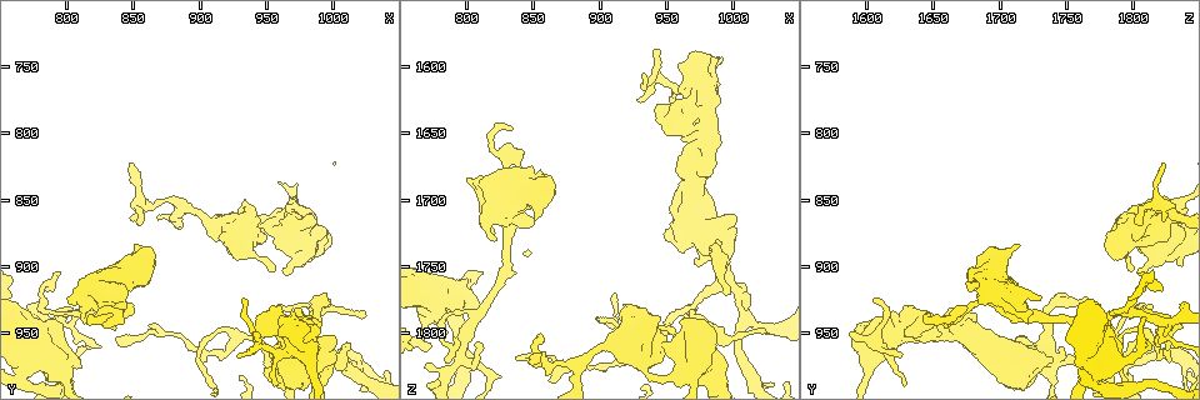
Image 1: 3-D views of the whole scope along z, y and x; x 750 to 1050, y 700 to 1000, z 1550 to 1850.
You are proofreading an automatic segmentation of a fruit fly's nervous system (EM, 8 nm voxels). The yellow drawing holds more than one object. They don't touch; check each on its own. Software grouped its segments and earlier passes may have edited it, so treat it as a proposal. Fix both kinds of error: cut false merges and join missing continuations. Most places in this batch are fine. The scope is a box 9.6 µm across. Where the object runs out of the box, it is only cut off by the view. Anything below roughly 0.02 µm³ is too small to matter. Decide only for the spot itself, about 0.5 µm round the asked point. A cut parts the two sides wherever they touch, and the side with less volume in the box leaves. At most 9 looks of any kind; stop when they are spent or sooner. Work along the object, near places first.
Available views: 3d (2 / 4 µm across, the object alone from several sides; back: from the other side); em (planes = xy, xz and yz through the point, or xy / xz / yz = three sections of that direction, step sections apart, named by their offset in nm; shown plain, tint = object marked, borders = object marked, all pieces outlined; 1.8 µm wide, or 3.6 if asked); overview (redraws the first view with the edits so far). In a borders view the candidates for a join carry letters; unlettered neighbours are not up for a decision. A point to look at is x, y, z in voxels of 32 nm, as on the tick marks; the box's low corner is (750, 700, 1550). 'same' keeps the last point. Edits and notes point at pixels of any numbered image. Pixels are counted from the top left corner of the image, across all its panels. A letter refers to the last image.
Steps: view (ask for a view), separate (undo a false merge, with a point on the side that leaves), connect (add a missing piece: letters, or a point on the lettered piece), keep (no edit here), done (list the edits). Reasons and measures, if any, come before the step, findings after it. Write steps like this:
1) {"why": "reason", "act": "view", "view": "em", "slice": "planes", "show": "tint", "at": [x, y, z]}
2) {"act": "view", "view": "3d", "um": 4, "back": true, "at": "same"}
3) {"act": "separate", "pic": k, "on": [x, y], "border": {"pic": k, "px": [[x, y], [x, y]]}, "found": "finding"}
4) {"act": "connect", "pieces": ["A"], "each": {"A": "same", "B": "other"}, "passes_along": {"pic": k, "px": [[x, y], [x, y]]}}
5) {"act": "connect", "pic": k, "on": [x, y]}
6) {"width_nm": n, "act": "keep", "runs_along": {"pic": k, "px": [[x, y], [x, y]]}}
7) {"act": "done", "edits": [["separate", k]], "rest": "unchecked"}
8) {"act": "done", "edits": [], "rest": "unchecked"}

{"why": "sudden change in width", "act": "view", "view": "em", "slice": "planes", "show": "tint", "at": [982, 966, 1734]}

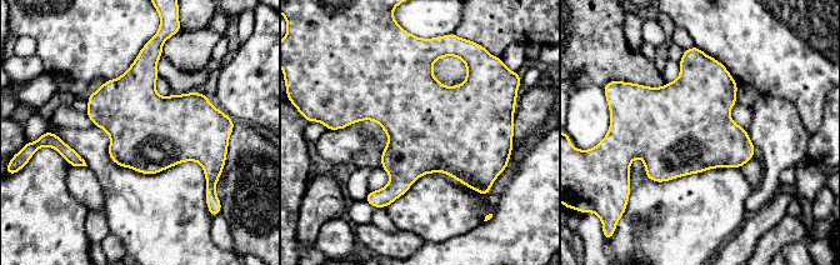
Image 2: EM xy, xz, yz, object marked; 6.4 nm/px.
{"act": "view", "view": "em", "slice": "planes", "show": "borders", "at": "same"}

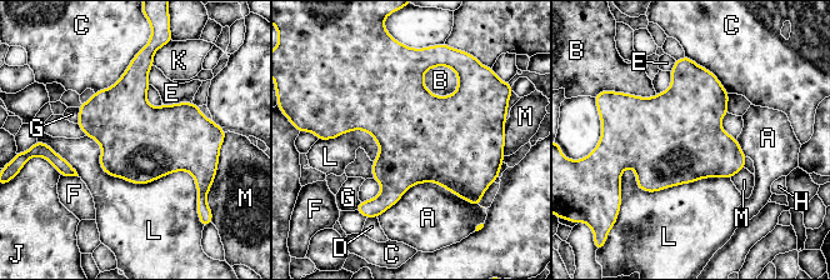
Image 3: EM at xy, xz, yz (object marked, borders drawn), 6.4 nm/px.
{"act": "keep", "each": {"A": "other", "B": "other", "C": "other", "D": "other", "E": "other", "F": "other", "G": "other", "H": "other", "J": "other", "K": "other", "L": "other", "M": "other"}, "border": {"pic": 3, "px": [[85, 135], [198, 196]]}, "found": "one cell here"}

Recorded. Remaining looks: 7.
{"why": "abrupt turn", "act": "view", "view": "em", "slice": "yz", "step": 4, "show": "tint", "at": [860, 856, 1824]}

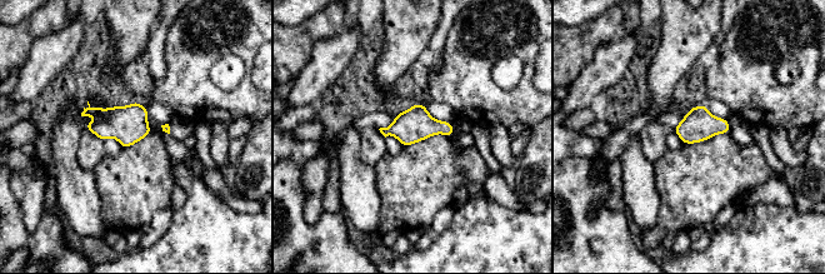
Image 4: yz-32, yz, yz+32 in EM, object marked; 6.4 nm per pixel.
{"act": "view", "view": "em", "slice": "planes", "show": "borders", "at": "same"}

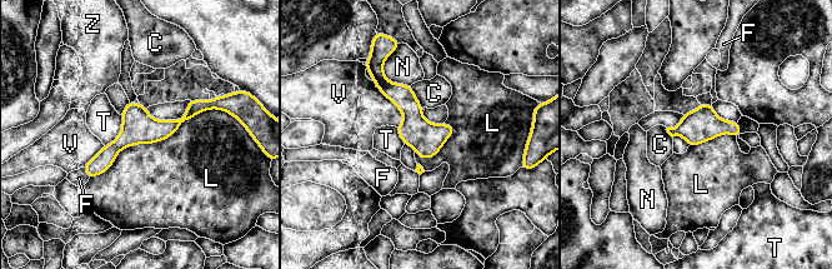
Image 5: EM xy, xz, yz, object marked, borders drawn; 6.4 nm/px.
{"width_nm": 220, "act": "keep", "each": {"C": "other", "F": "other", "L": "other", "N": "other", "T": "other", "V": "other", "Z": "other"}, "found": "one cell here"}

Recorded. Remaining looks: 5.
{"why": "a narrow waist", "act": "view", "view": "3d", "um": 4, "at": [842, 928, 1684]}

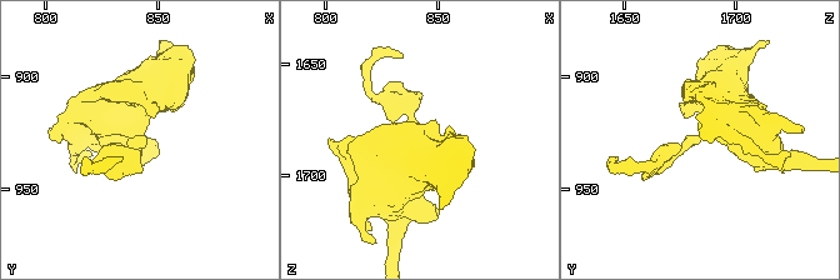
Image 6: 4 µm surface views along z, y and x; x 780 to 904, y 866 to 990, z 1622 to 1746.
{"arm_widths_nm": [240, 440], "why": "shape alone is not enough", "act": "view", "view": "em", "slice": "planes", "show": "borders", "at": [842, 926, 1683]}

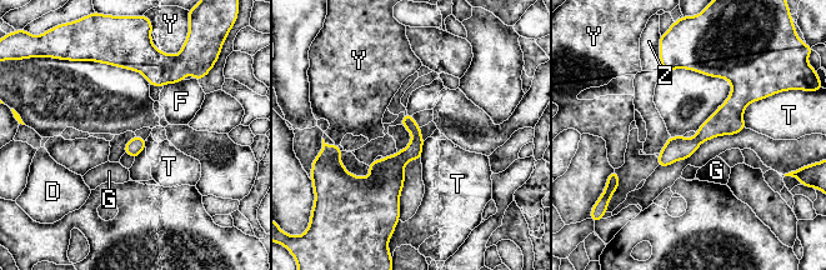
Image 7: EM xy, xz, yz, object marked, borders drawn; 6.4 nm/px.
{"width_nm": 110, "act": "keep", "each": {"D": "other", "F": "other", "G": "other", "T": "other", "Y": "other", "Z": "other"}, "border": {"pic": 7, "px": [[767, 96], [746, 106], [745, 128]]}, "found": "continuous, no second cell"}

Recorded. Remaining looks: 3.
{"why": "calibre changes", "act": "view", "view": "em", "um": 3.6, "slice": "xy", "step": 16, "show": "tint", "at": [786, 968, 1772]}

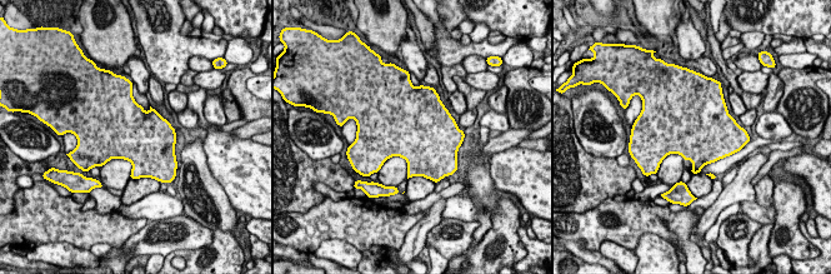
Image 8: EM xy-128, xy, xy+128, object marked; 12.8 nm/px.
{"why": "another direction", "act": "view", "view": "em", "um": 3.6, "slice": "planes", "show": "borders", "at": "same"}

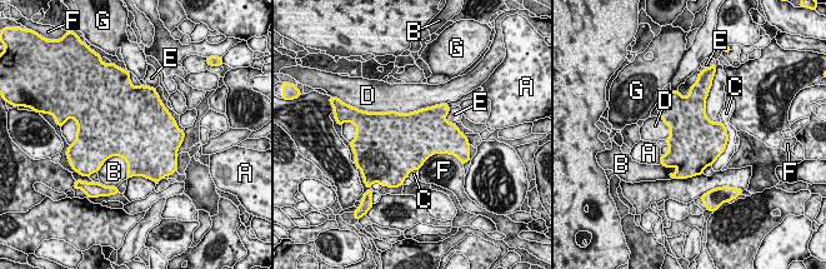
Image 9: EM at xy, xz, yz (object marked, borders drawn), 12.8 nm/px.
{"act": "keep", "each": {"A": "other", "B": "other", "C": "other", "D": "other", "E": "other", "F": "other", "G": "other"}, "found": "continuous, no second cell"}

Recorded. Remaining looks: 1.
{"act": "done", "edits": [], "rest": "unchecked"}

